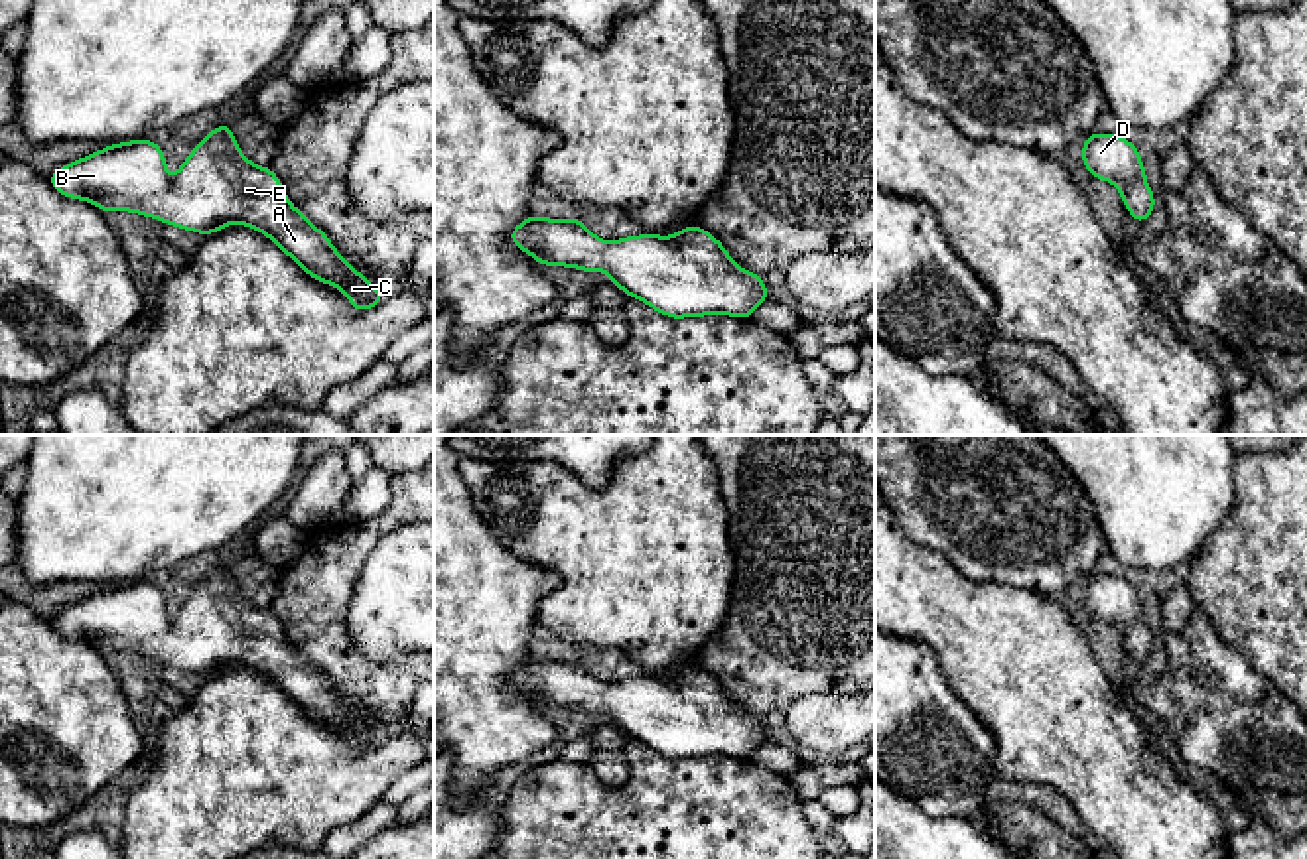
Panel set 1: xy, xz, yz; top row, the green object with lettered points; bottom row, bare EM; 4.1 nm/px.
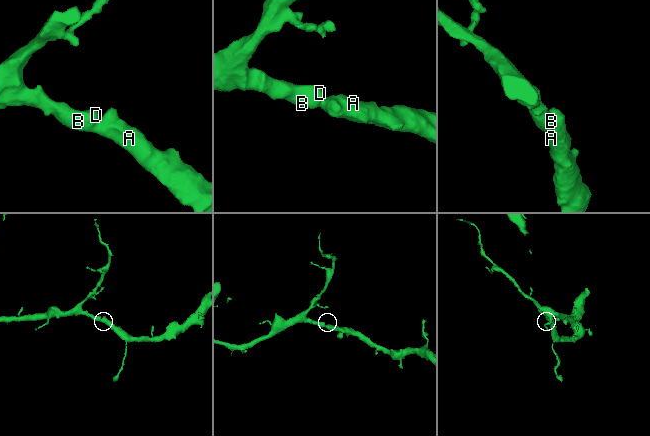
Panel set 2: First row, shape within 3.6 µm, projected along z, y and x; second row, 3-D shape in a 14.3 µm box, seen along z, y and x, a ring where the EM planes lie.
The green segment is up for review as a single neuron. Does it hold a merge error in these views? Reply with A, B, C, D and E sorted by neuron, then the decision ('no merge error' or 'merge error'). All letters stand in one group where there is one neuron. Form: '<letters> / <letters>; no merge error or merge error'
A B C D E; no merge error

